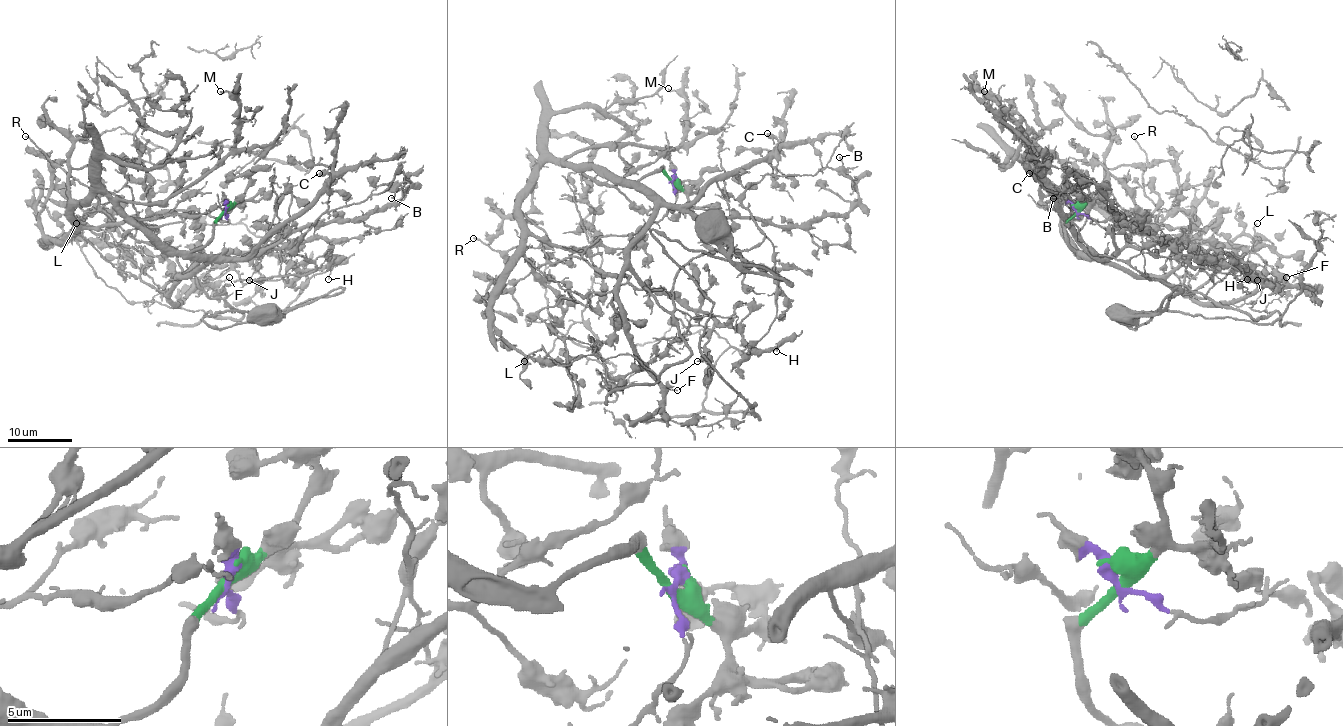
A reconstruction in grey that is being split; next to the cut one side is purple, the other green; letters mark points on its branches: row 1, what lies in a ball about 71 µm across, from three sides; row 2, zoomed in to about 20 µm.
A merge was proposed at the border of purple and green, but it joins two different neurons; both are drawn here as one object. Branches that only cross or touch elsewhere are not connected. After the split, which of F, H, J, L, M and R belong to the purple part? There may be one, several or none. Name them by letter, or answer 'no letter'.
L, R

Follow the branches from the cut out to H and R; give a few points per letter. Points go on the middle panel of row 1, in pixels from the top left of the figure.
H: (672, 181), (661, 170), (640, 181), (653, 215), (629, 266), (648, 287), (777, 351)
R: (672, 181), (675, 204), (658, 221), (552, 263), (542, 249), (494, 250), (473, 237)

